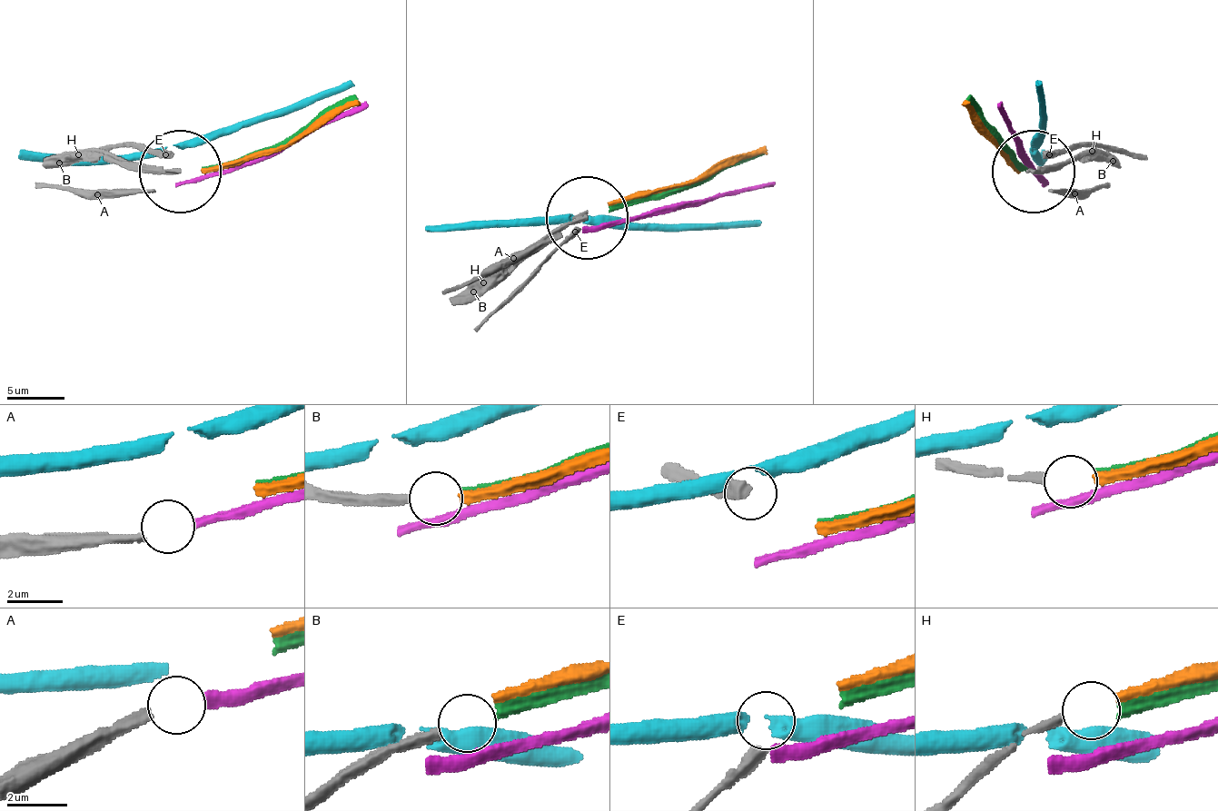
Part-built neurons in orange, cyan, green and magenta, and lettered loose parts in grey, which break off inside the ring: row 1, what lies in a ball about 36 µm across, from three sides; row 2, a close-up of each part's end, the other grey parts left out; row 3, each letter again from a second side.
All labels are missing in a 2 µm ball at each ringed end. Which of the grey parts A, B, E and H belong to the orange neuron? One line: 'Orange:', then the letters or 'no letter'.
Orange: H

